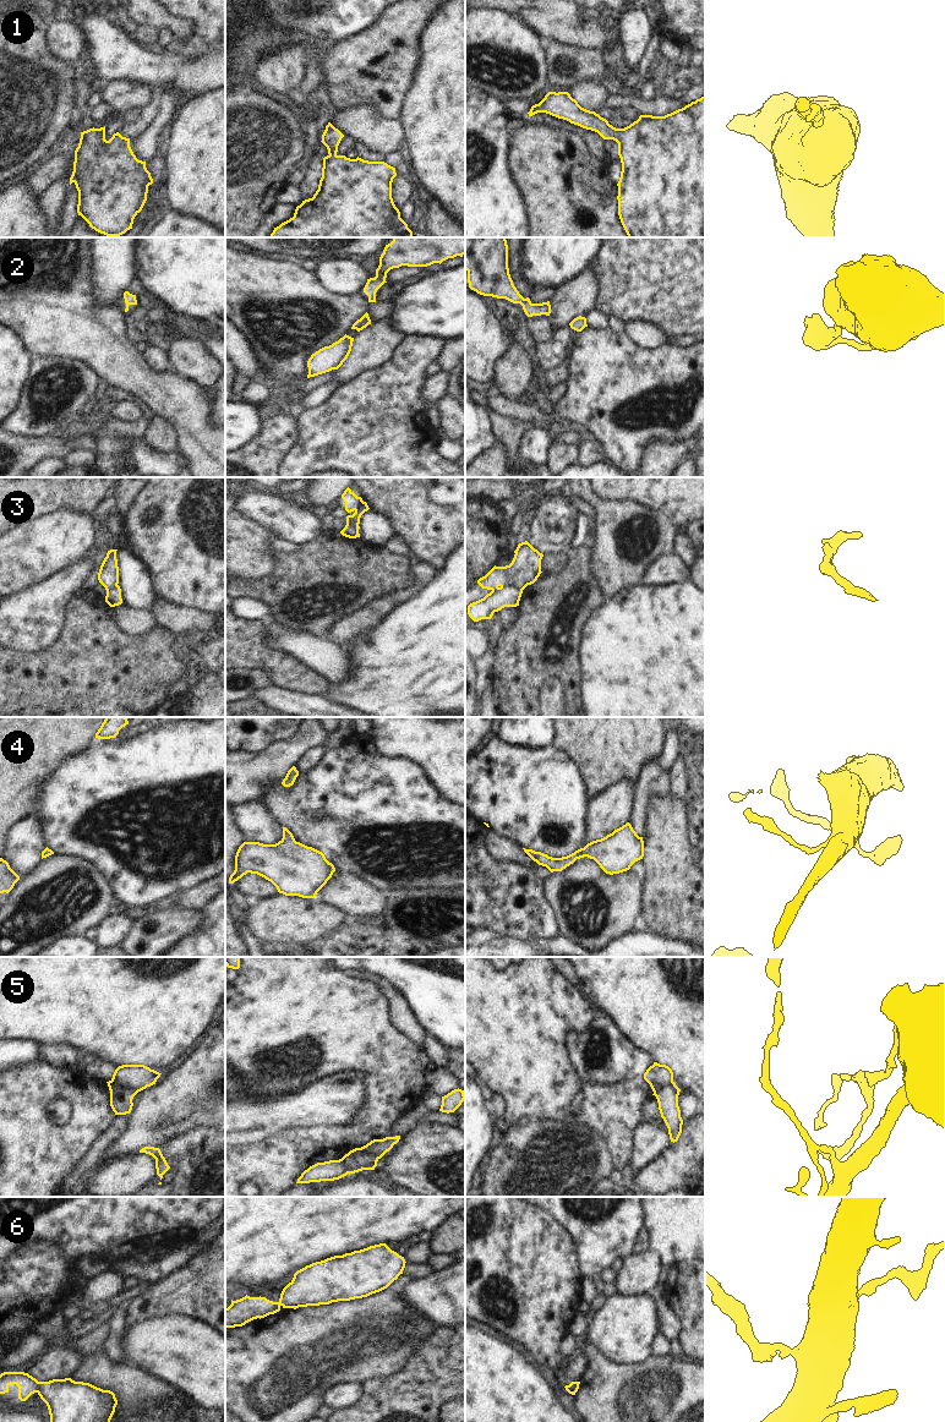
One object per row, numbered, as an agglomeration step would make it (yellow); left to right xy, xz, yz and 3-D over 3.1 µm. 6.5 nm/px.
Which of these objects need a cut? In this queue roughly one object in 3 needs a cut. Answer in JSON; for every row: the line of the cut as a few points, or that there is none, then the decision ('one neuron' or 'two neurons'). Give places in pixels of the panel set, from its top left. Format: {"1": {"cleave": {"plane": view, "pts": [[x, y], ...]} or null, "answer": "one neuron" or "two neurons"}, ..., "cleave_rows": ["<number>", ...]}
{"1": {"cleave": null, "answer": "one neuron"}, "2": {"cleave": null, "answer": "one neuron"}, "3": {"cleave": {"plane": "yz", "pts": [[501, 585], [515, 585], [522, 590]]}, "answer": "two neurons"}, "4": {"cleave": null, "answer": "one neuron"}, "5": {"cleave": {"plane": "xy", "pts": [[112, 1079], [137, 1092]]}, "answer": "two neurons"}, "6": {"cleave": {"plane": "xy", "pts": [[39, 1382], [37, 1392]]}, "answer": "two neurons"}, "cleave_rows": ["3", "5", "6"]}

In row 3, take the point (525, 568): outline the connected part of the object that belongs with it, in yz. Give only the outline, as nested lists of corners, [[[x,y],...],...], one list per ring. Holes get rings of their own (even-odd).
[[[528,541],[518,545],[514,558],[509,565],[493,567],[485,576],[477,580],[482,589],[493,590],[503,585],[514,585],[524,590],[540,576],[541,559],[543,557]]]

